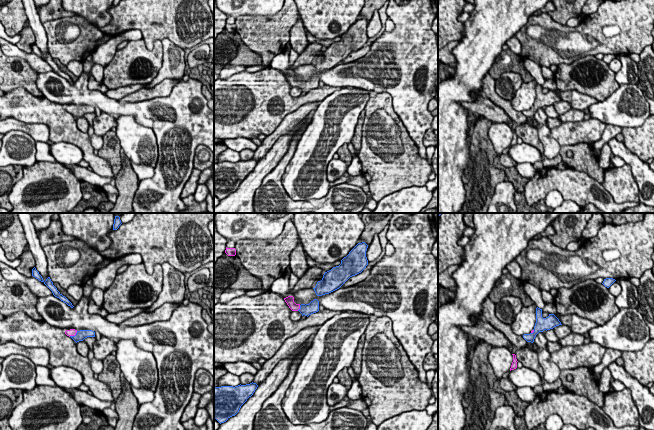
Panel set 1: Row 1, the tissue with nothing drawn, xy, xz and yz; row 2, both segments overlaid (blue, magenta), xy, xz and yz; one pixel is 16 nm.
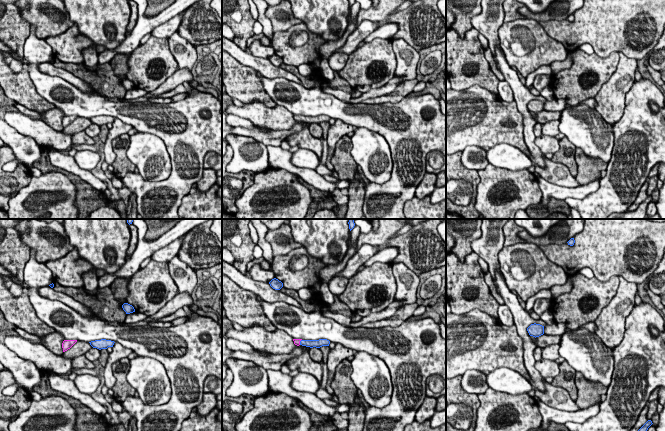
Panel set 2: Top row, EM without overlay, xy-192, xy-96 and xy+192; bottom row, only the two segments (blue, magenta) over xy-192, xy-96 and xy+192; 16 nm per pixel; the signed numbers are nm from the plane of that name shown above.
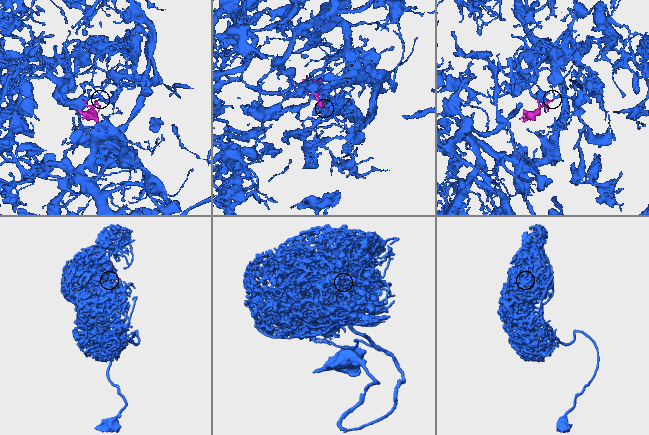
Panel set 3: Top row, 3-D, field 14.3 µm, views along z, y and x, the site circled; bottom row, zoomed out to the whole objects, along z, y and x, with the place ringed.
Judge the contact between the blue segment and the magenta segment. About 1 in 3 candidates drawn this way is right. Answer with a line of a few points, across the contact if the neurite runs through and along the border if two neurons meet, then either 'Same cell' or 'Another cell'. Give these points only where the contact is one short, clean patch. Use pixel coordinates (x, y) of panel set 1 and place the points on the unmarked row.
Line: xy (82, 110), (73, 112), (72, 108). Same cell

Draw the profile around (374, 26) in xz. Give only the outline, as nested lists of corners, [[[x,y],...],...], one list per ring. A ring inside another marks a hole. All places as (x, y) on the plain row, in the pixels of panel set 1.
[[[375,10],[371,20],[368,22],[366,27],[366,33],[368,38],[375,37],[380,32],[381,29],[382,23],[380,20],[379,12],[378,10]]]

